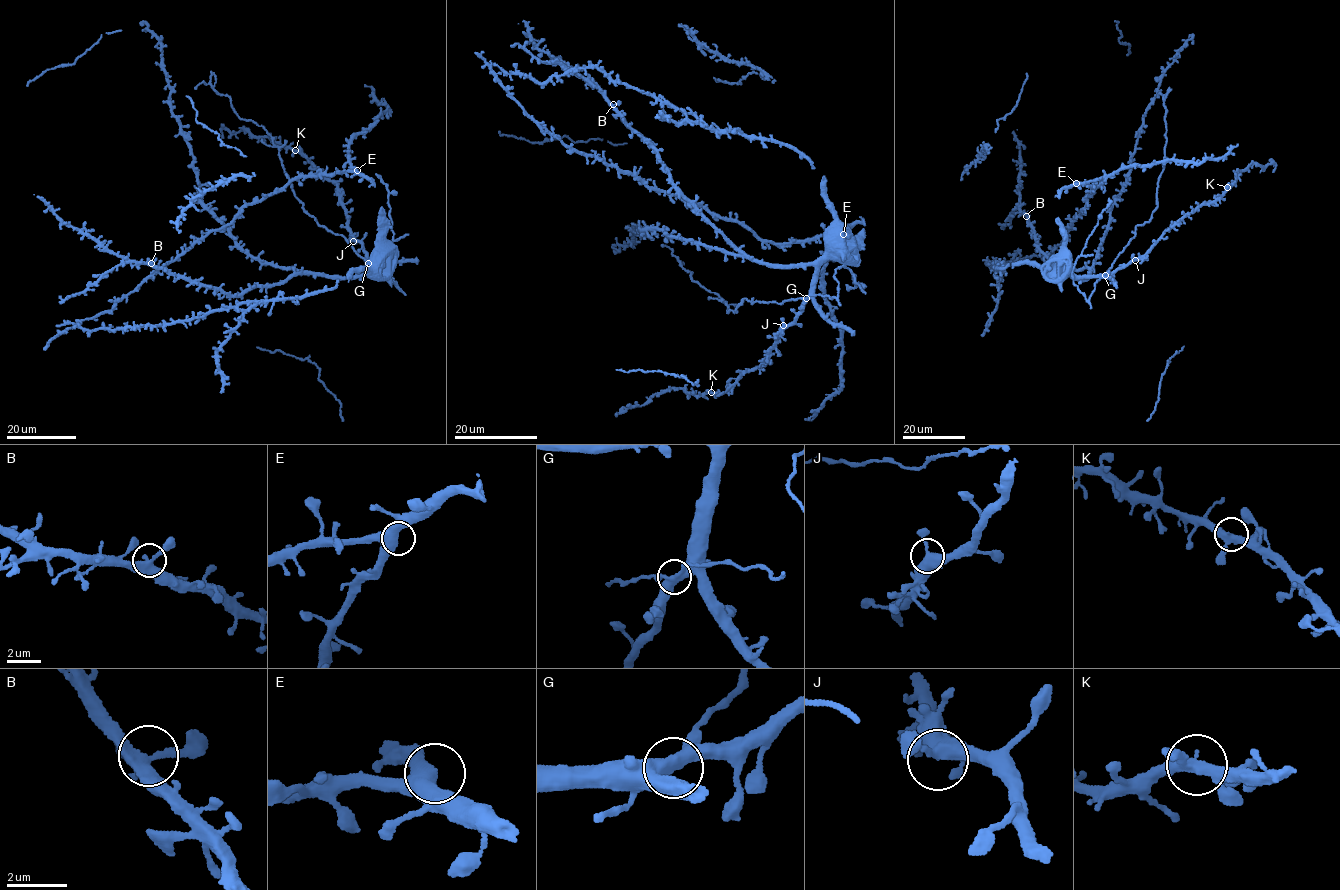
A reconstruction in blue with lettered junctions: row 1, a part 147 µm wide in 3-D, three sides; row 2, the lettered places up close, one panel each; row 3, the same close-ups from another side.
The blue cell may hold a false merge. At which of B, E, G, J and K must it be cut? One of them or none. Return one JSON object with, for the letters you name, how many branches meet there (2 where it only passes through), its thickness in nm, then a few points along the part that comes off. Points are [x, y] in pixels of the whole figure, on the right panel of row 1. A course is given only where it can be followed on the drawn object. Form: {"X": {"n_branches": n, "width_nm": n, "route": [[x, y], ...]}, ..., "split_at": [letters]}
{"split_at": []}

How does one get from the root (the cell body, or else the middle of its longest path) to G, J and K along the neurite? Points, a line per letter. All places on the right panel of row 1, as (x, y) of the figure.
G: (1050, 269), (1048, 267), (1064, 267), (1077, 276), (1104, 275)
J: (1050, 269), (1048, 267), (1054, 266), (1066, 268), (1077, 276), (1103, 276), (1135, 260)
K: (1050, 269), (1048, 267), (1064, 267), (1082, 276), (1112, 273), (1140, 258), (1186, 214), (1213, 202), (1227, 187)

